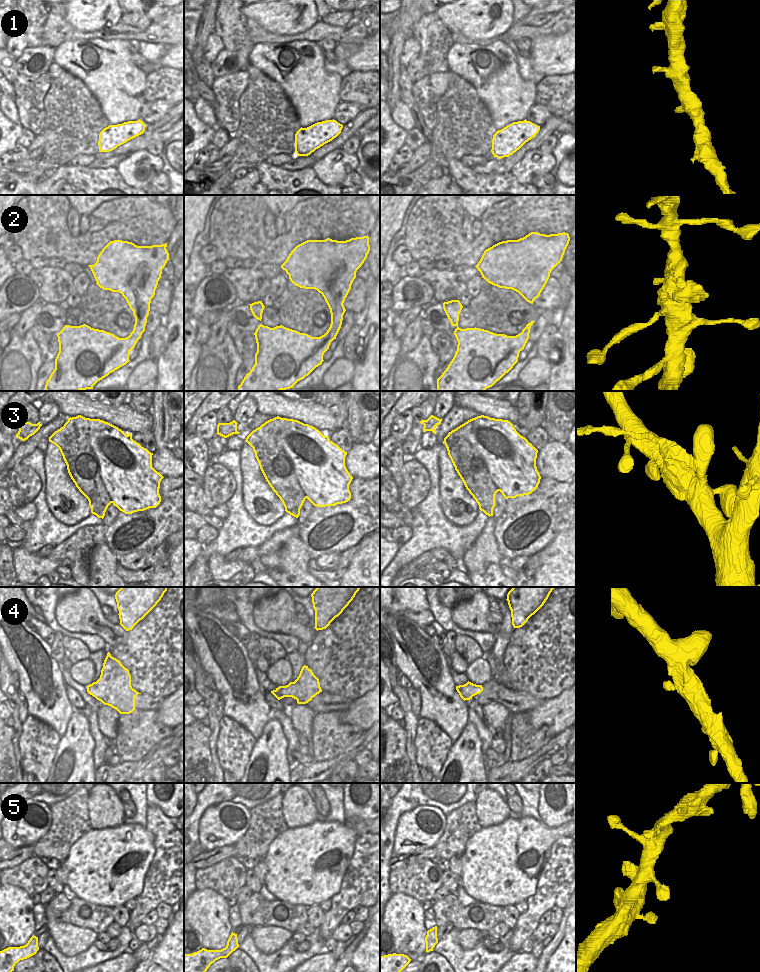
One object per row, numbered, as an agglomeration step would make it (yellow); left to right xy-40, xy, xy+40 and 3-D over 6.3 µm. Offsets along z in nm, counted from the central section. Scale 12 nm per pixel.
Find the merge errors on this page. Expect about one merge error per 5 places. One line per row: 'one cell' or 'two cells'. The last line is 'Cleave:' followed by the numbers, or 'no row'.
1: one cell
2: one cell
3: two cells
4: one cell
5: one cell
Cleave: 3

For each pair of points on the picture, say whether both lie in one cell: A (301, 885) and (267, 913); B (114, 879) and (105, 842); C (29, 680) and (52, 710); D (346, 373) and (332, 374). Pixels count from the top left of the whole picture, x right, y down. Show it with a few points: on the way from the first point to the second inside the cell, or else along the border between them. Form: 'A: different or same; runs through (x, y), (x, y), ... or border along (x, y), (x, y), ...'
A: different; border along (277, 899), (283, 902), (299, 903), (305, 907)
B: same; runs through (108, 870), (105, 865), (105, 851)
C: same; runs through (31, 688), (44, 705)
D: same; runs through (343, 373), (335, 374)

